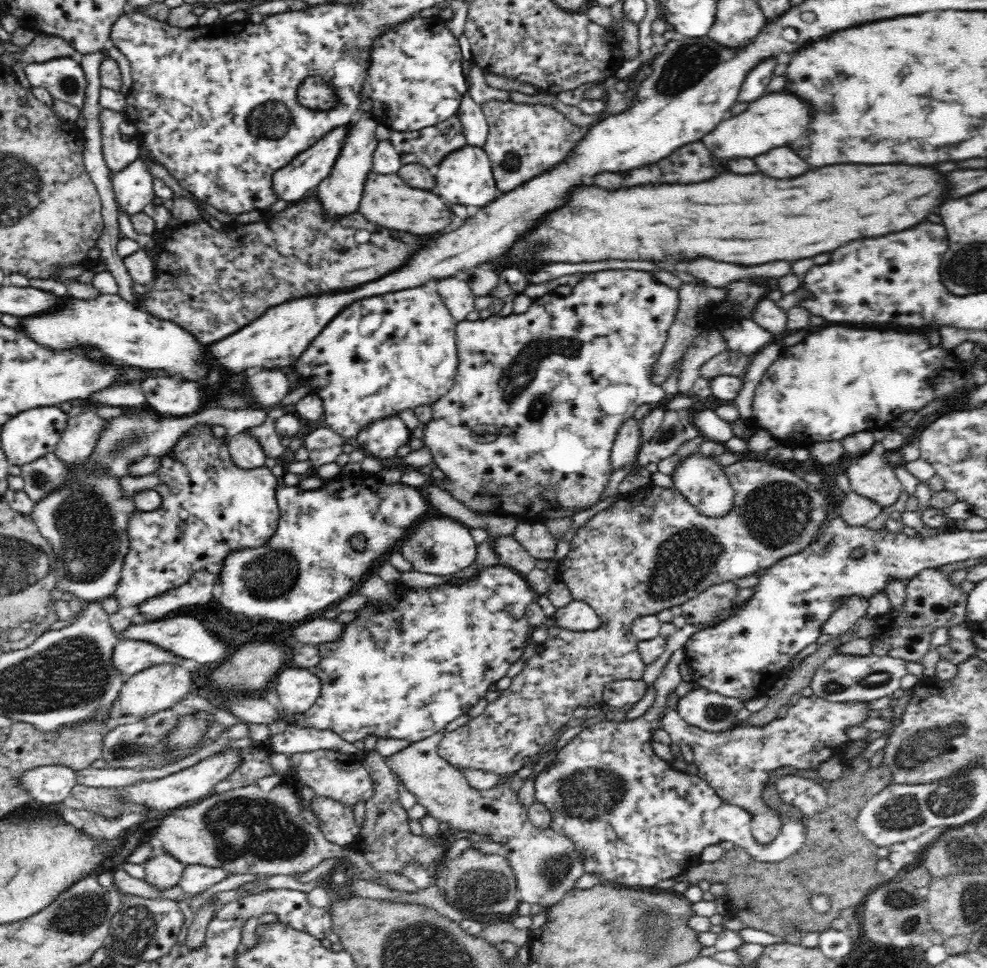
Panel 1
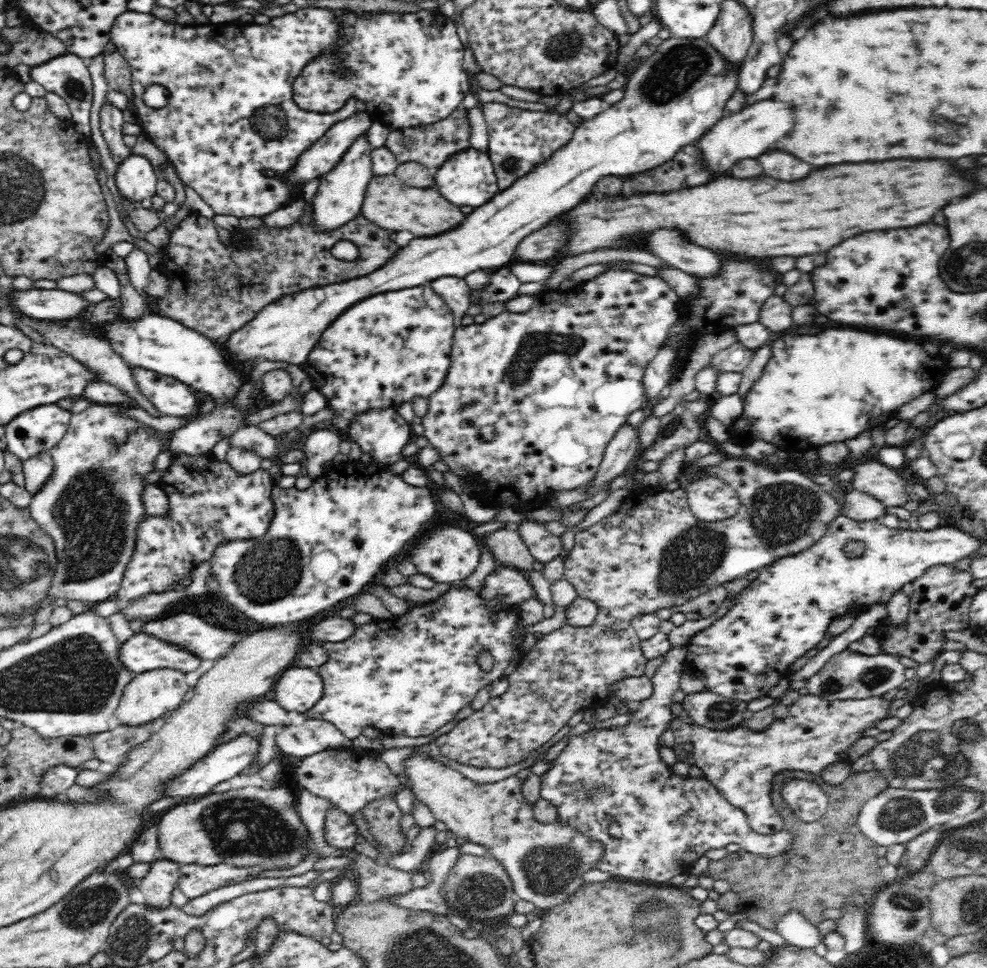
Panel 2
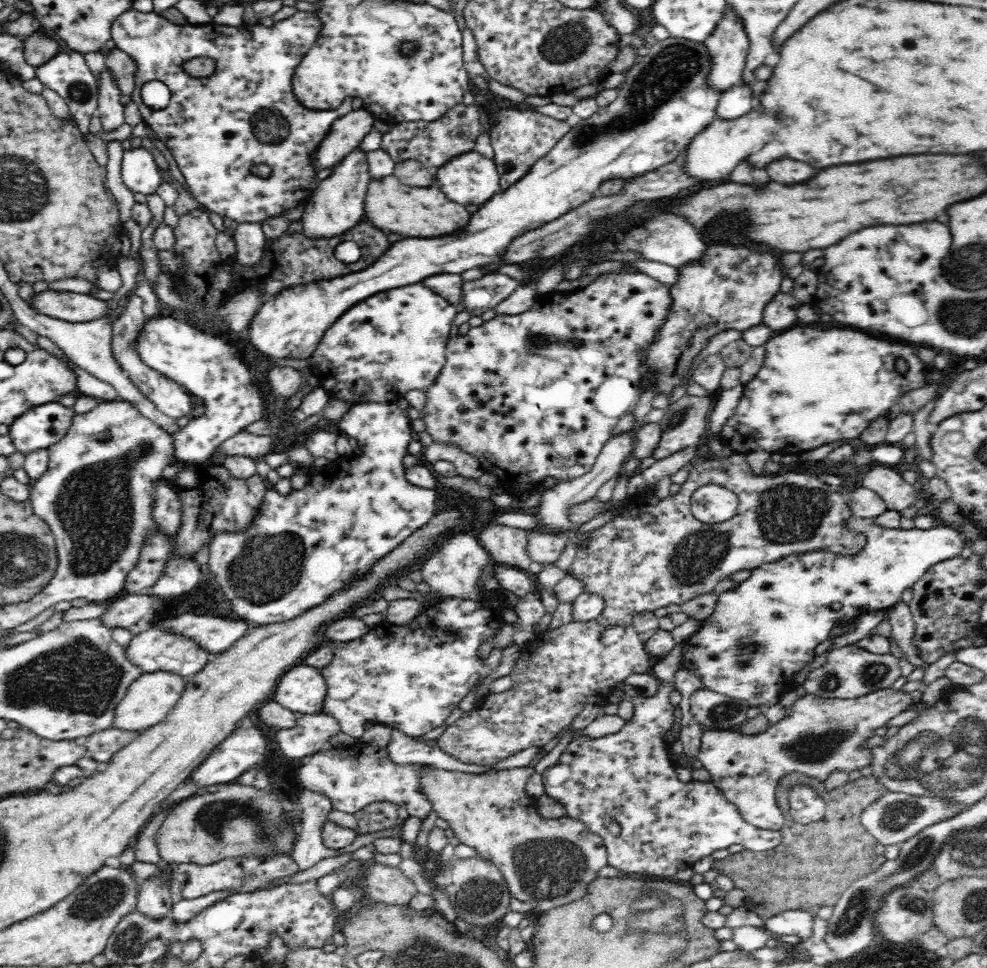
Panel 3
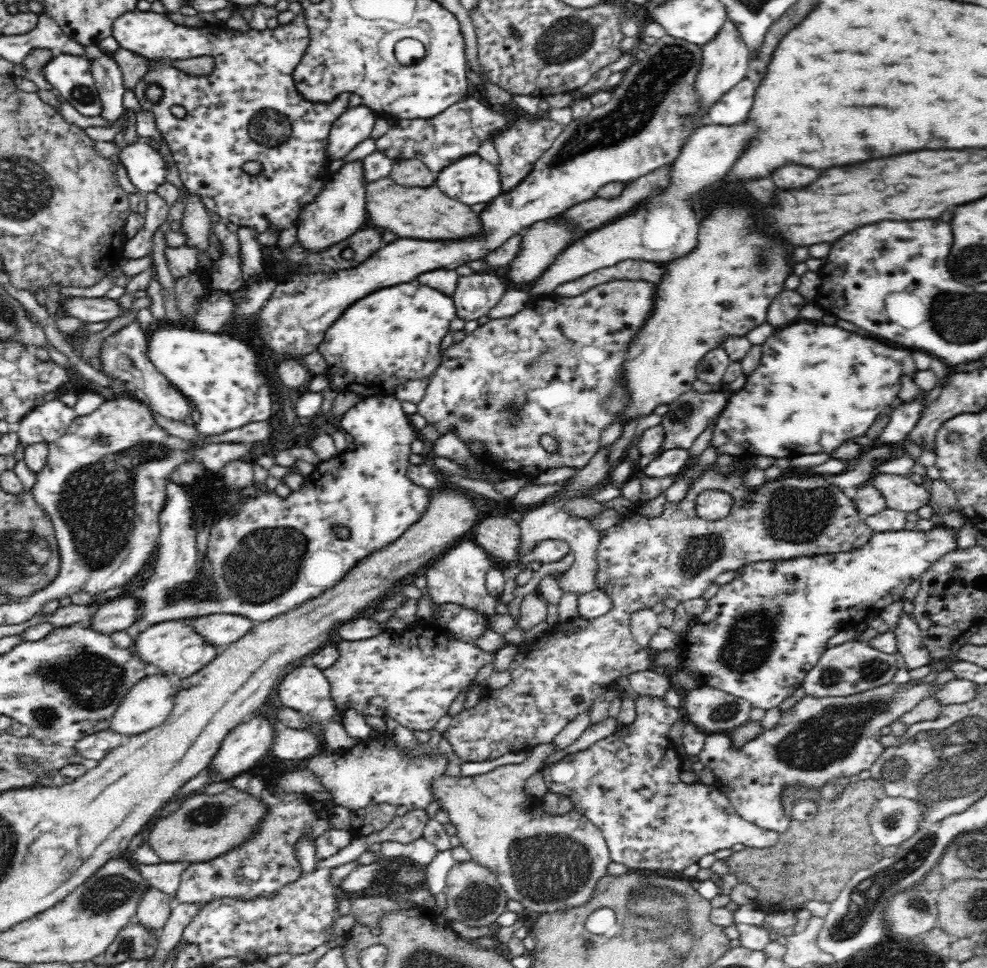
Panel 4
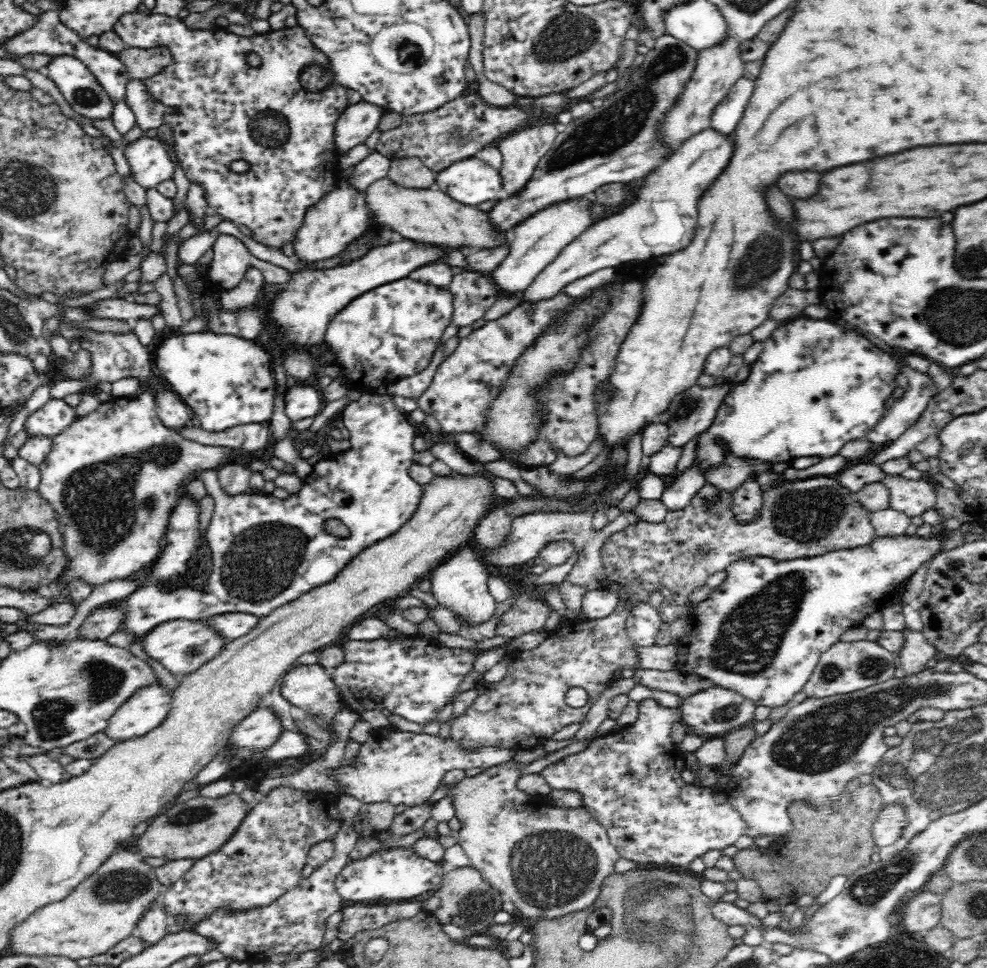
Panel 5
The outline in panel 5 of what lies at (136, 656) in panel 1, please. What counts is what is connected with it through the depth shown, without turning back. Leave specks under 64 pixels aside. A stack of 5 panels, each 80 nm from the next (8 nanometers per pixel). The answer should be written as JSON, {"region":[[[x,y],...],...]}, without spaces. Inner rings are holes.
{"region":[[[176,619],[154,626],[148,634],[144,634],[141,644],[145,653],[157,660],[178,678],[198,670],[203,664],[220,654],[227,642],[212,631],[202,620]]]}

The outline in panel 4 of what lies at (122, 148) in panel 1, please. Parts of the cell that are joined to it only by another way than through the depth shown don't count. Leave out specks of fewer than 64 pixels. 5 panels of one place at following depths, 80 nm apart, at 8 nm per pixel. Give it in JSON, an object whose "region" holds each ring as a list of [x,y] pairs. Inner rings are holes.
{"region":[[[102,55],[101,58],[90,64],[100,103],[102,103],[99,115],[106,120],[106,126],[116,124],[126,110],[123,105],[126,90],[122,83],[122,72],[116,61],[108,55]]]}

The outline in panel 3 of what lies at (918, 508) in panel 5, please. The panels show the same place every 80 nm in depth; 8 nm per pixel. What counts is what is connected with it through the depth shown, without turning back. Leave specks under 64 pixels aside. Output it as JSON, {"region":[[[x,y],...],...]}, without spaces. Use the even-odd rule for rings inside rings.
{"region":[[[880,464],[871,465],[858,484],[878,494],[887,510],[901,511],[912,506],[917,494],[912,485],[902,479],[899,470]]]}

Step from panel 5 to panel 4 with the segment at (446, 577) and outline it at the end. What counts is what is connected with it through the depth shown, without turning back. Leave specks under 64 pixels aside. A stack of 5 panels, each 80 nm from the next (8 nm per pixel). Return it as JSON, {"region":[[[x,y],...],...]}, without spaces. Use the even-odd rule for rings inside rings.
{"region":[[[460,539],[423,571],[427,587],[433,602],[436,604],[461,604],[481,612],[488,619],[496,613],[496,598],[490,596],[486,589],[485,578],[487,572],[492,569],[492,556],[482,549],[474,539]]]}

